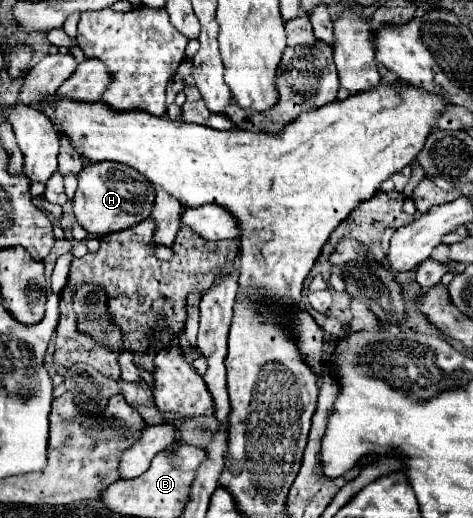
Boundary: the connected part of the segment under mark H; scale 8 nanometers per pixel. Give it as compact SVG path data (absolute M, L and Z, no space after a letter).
M95 162L87 164L79 172L79 186L73 198L73 210L77 222L91 234L107 234L129 228L143 222L151 214L151 204L155 200L155 188L145 176L139 176L133 168L119 162Z

